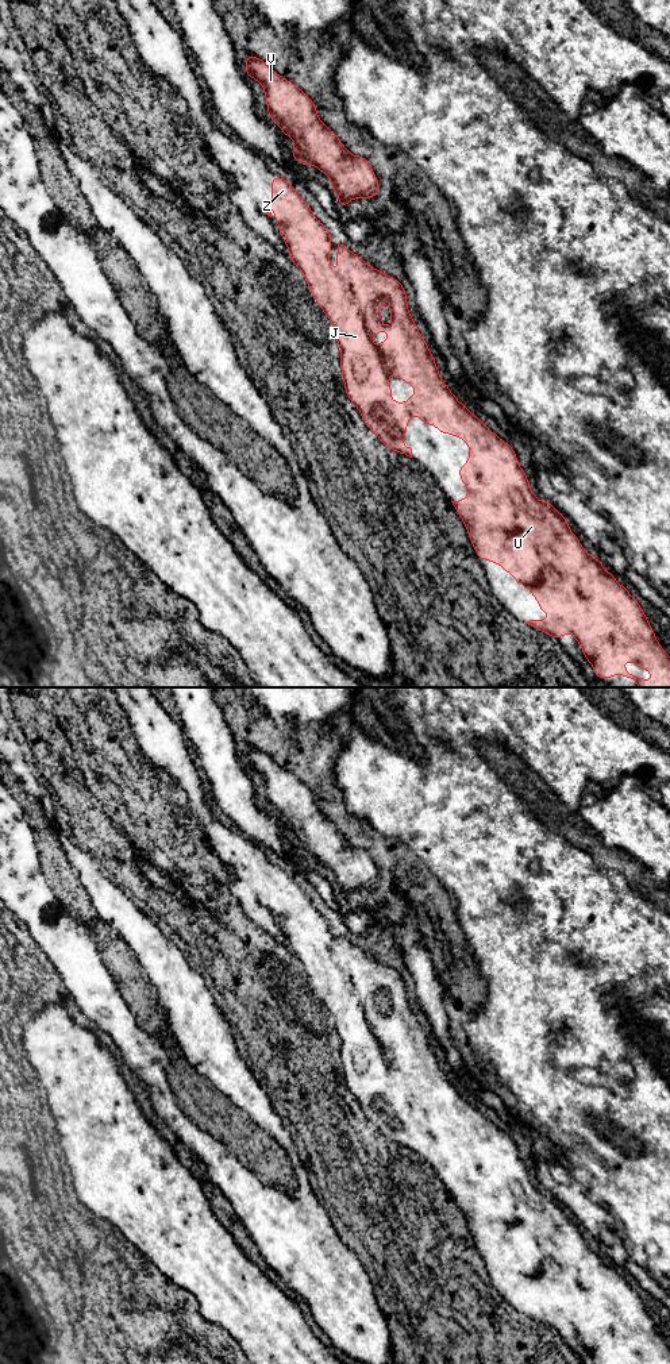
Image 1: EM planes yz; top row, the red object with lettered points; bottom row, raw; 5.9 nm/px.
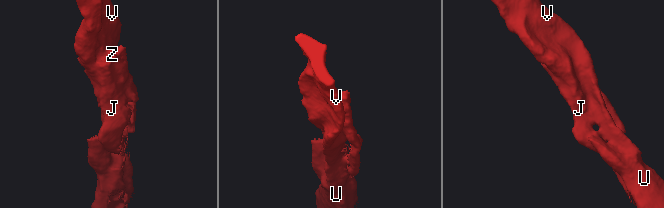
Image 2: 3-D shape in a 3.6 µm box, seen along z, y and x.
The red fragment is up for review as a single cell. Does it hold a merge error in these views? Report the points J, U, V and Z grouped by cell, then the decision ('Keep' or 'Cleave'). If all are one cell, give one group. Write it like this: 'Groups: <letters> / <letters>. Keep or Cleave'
Groups: J U V / Z. Cleave

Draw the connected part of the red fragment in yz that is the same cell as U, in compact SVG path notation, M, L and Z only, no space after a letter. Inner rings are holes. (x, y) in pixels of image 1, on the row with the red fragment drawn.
M324 226L320 227L317 235L308 235L303 239L292 236L292 240L299 242L300 246L296 248L288 246L289 258L304 274L311 296L334 327L335 340L340 348L344 390L350 401L359 411L367 428L378 436L386 448L409 458L412 458L412 448L403 444L409 419L413 415L426 425L435 425L440 434L448 434L466 442L470 454L466 463L458 469L458 474L462 483L467 488L467 497L451 502L466 525L470 542L481 563L486 558L492 565L500 565L532 593L540 610L548 614L546 620L530 620L525 624L555 639L563 637L567 632L571 633L582 648L582 655L593 666L598 679L609 679L617 674L625 677L628 681L635 679L638 687L670 687L670 656L656 640L642 606L627 587L620 585L613 574L605 570L605 566L596 556L585 551L578 537L570 531L566 517L548 501L540 501L531 492L530 481L519 465L515 450L490 431L466 405L459 402L448 389L439 374L435 357L430 352L423 335L409 313L405 288L394 277L367 265L362 257L338 243L336 262L340 271L355 288L355 294L353 296L349 285L340 278L328 259L331 235ZM381 303L385 303L390 309L392 324L386 327L382 325L382 315L378 309ZM381 331L388 332L390 336L376 347L371 338ZM389 374L415 386L416 392L411 394L408 401L397 402L392 400ZM624 660L632 662L639 668L648 670L652 679L646 681L636 674L629 674L623 663Z

